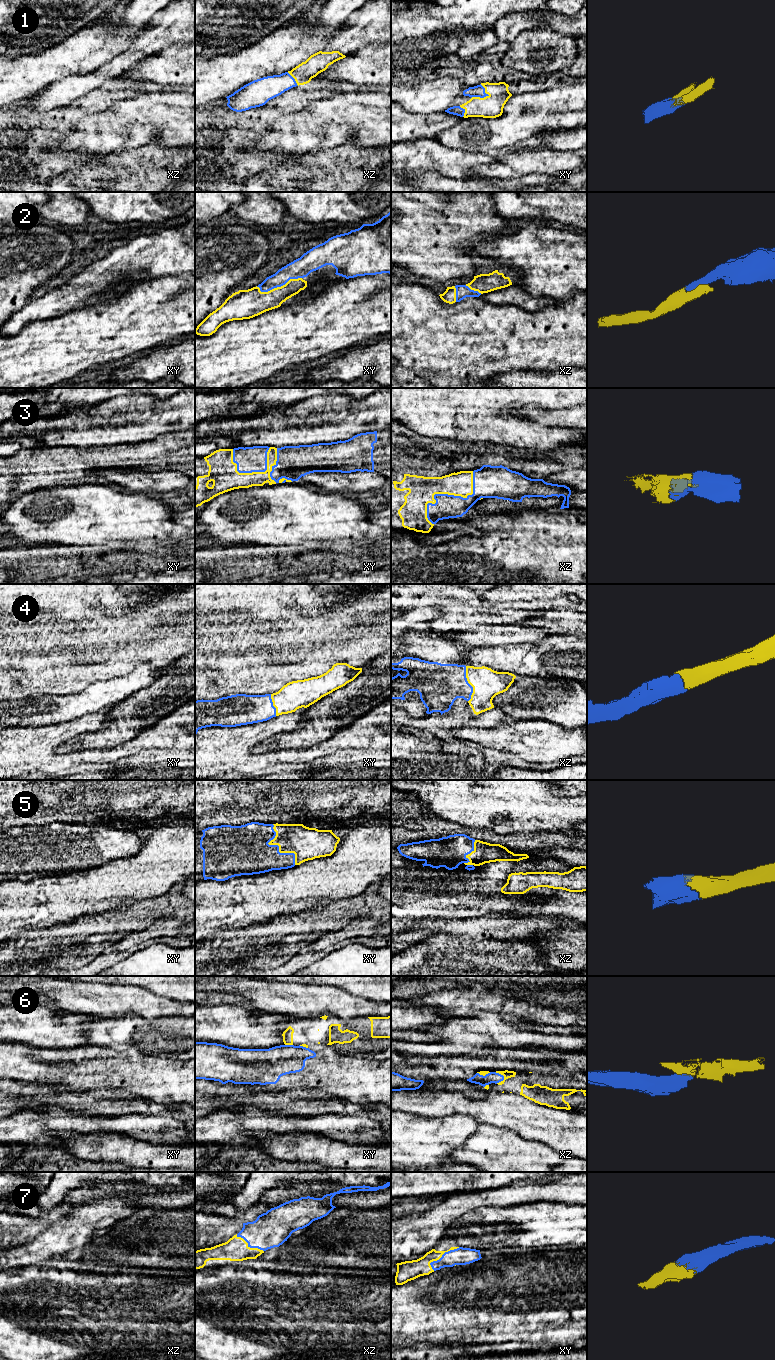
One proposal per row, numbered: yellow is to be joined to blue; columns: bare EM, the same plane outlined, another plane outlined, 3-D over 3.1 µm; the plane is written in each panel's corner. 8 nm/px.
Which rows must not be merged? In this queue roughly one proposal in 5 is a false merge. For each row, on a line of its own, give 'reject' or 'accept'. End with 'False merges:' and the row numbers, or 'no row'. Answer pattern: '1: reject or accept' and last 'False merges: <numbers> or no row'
1: accept
2: accept
3: accept
4: accept
5: accept
6: reject
7: accept
False merges: 6

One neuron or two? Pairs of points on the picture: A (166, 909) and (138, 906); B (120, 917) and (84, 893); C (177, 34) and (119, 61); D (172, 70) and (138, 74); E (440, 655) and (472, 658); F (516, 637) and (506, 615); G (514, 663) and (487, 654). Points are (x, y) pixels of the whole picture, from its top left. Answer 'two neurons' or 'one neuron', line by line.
A: one neuron
B: two neurons
C: one neuron
D: one neuron
E: two neurons
F: two neurons
G: one neuron

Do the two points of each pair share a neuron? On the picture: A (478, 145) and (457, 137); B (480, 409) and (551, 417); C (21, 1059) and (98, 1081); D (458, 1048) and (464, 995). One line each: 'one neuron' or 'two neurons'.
A: one neuron
B: two neurons
C: one neuron
D: two neurons

